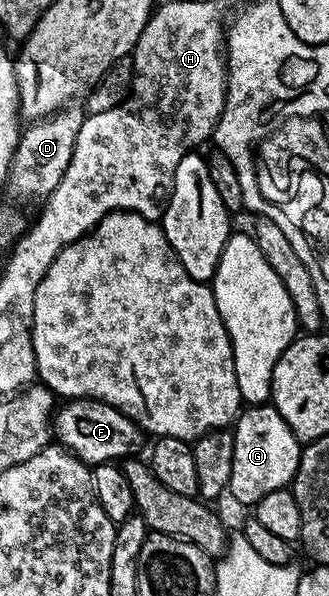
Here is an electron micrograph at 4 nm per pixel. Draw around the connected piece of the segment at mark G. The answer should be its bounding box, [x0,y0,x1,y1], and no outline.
[228,404,302,508]

